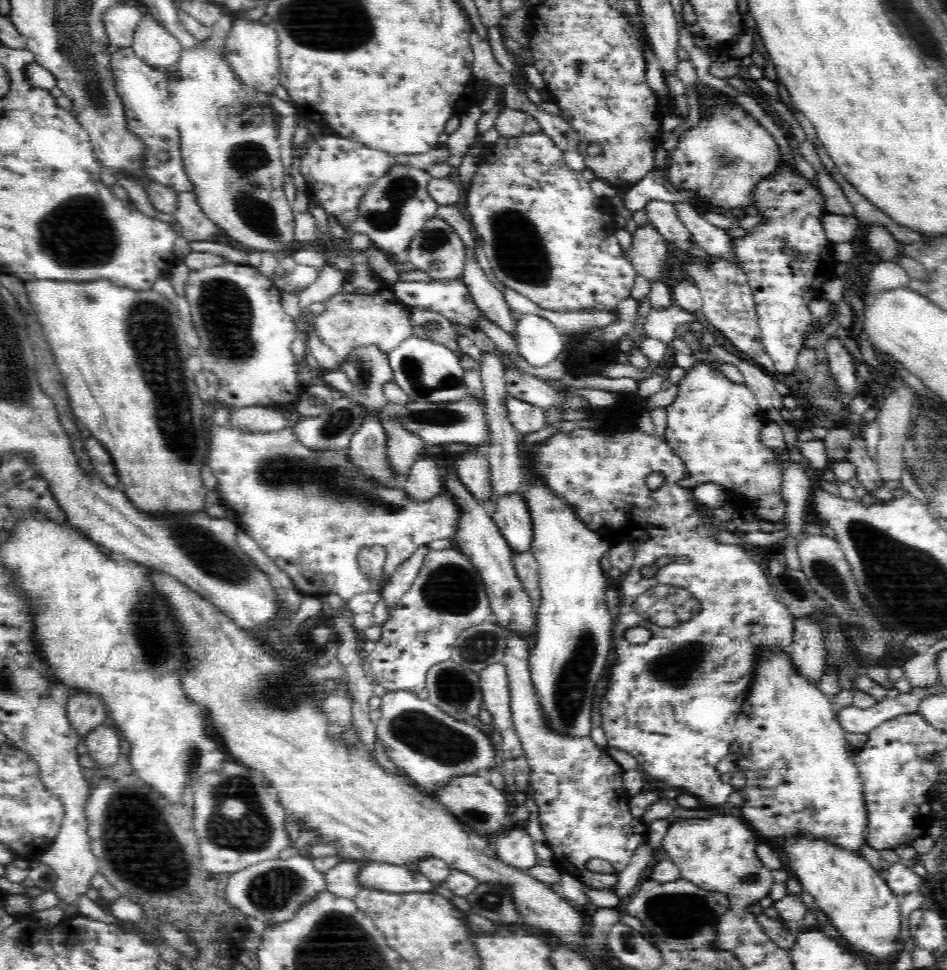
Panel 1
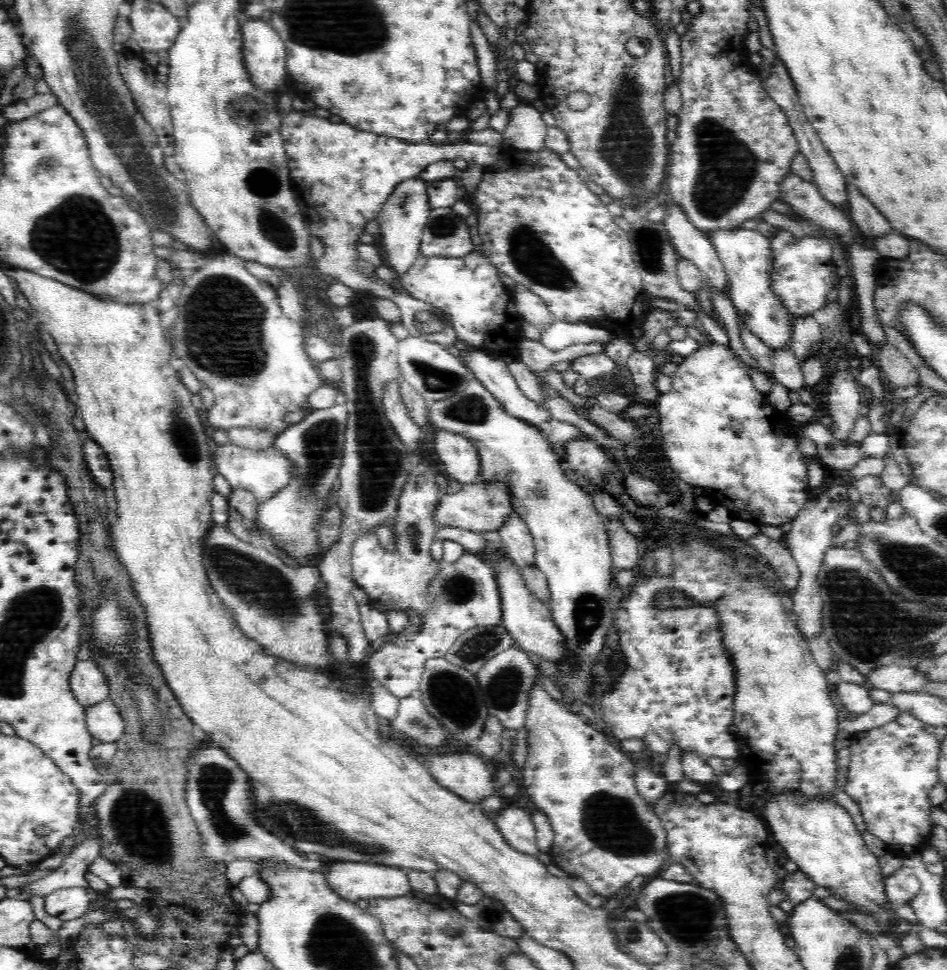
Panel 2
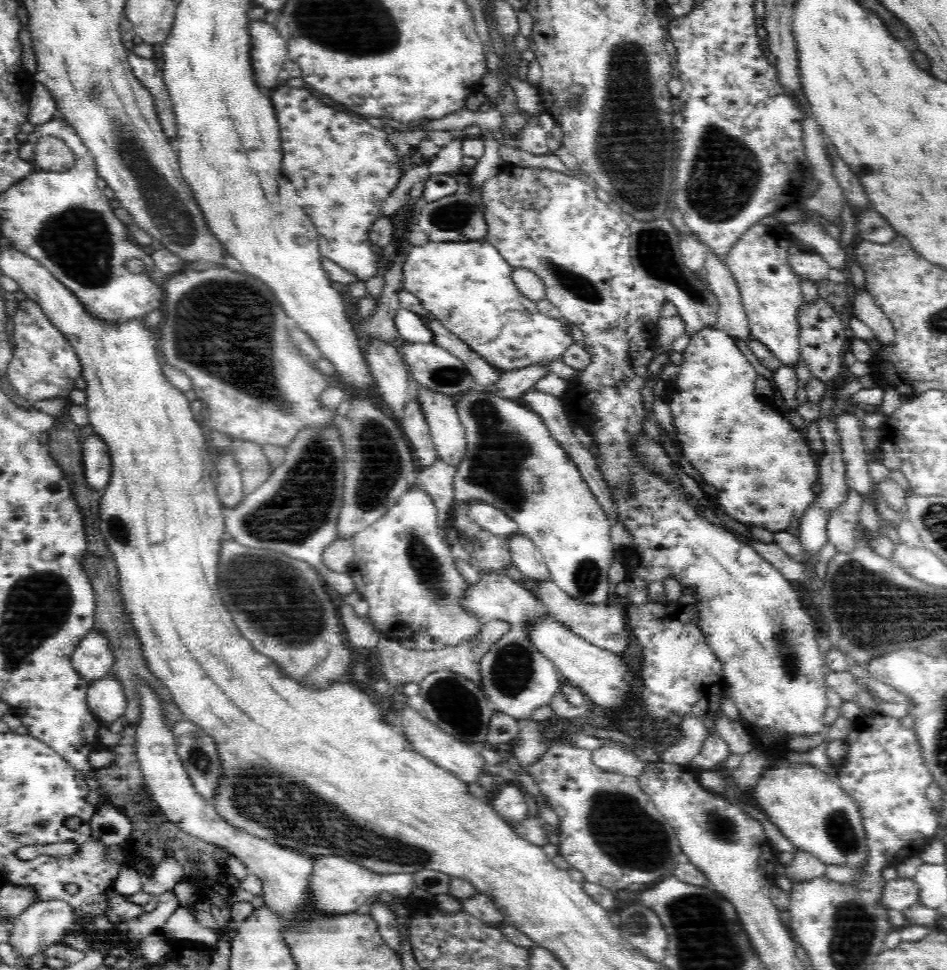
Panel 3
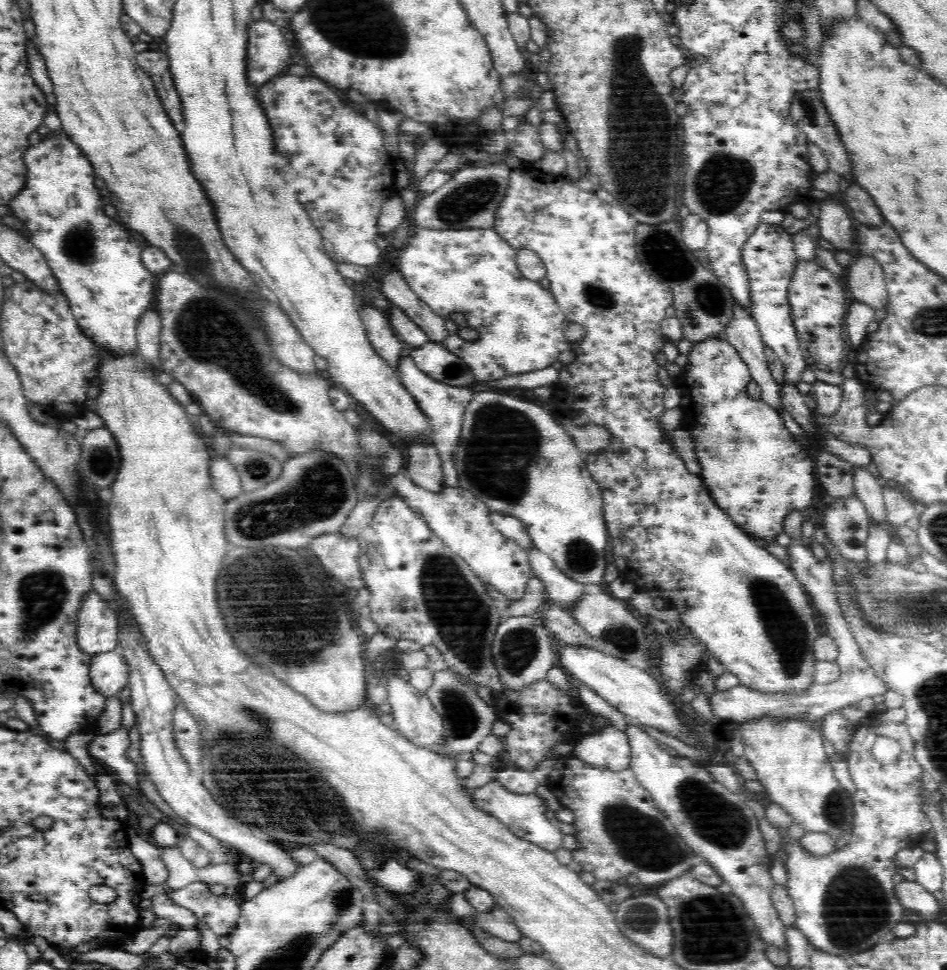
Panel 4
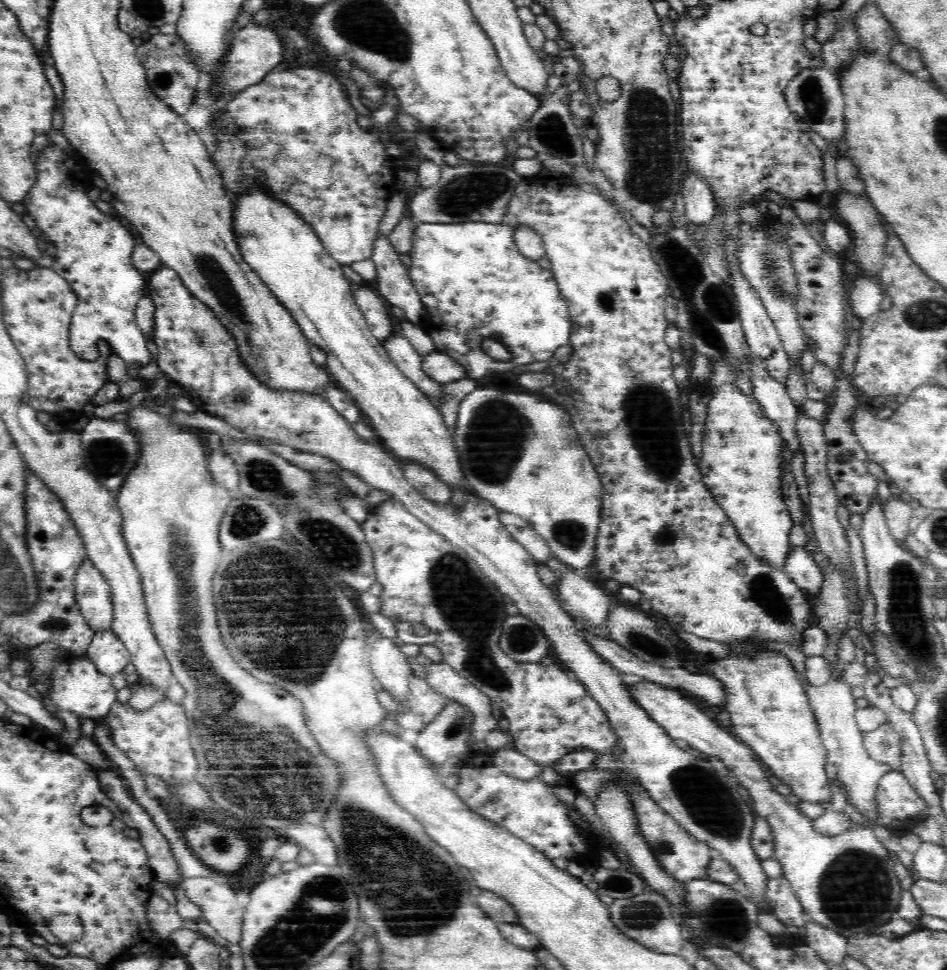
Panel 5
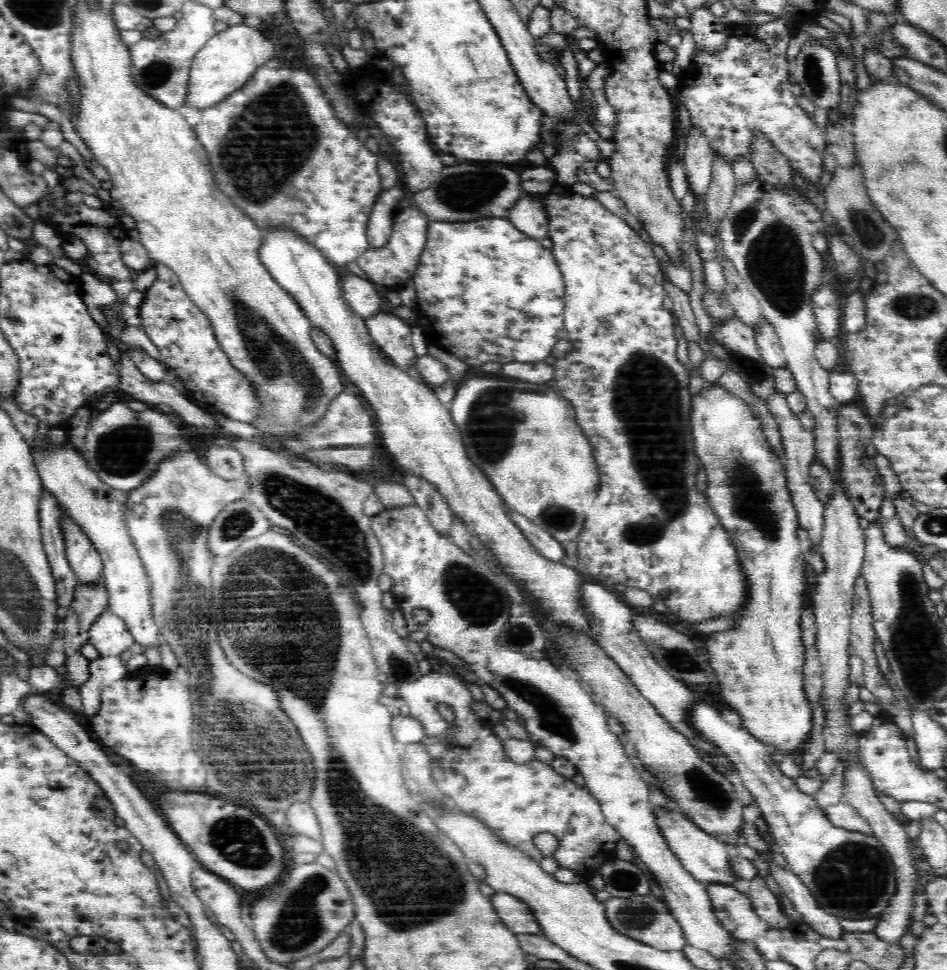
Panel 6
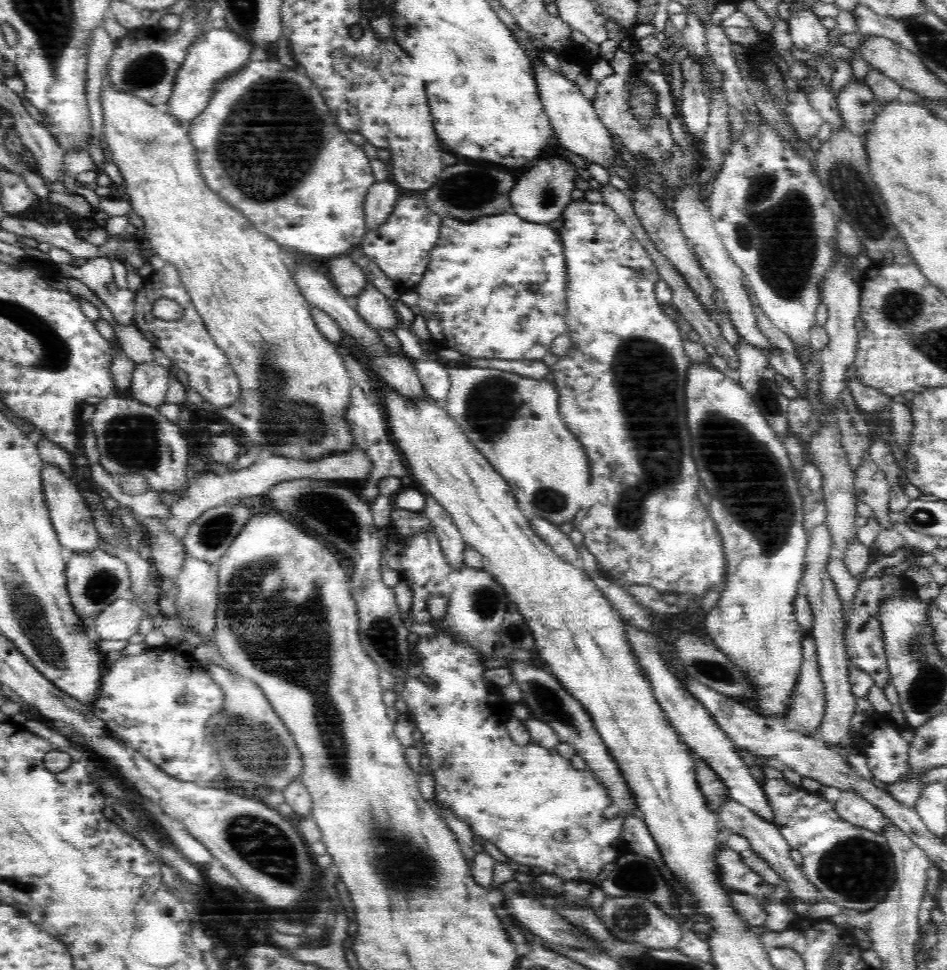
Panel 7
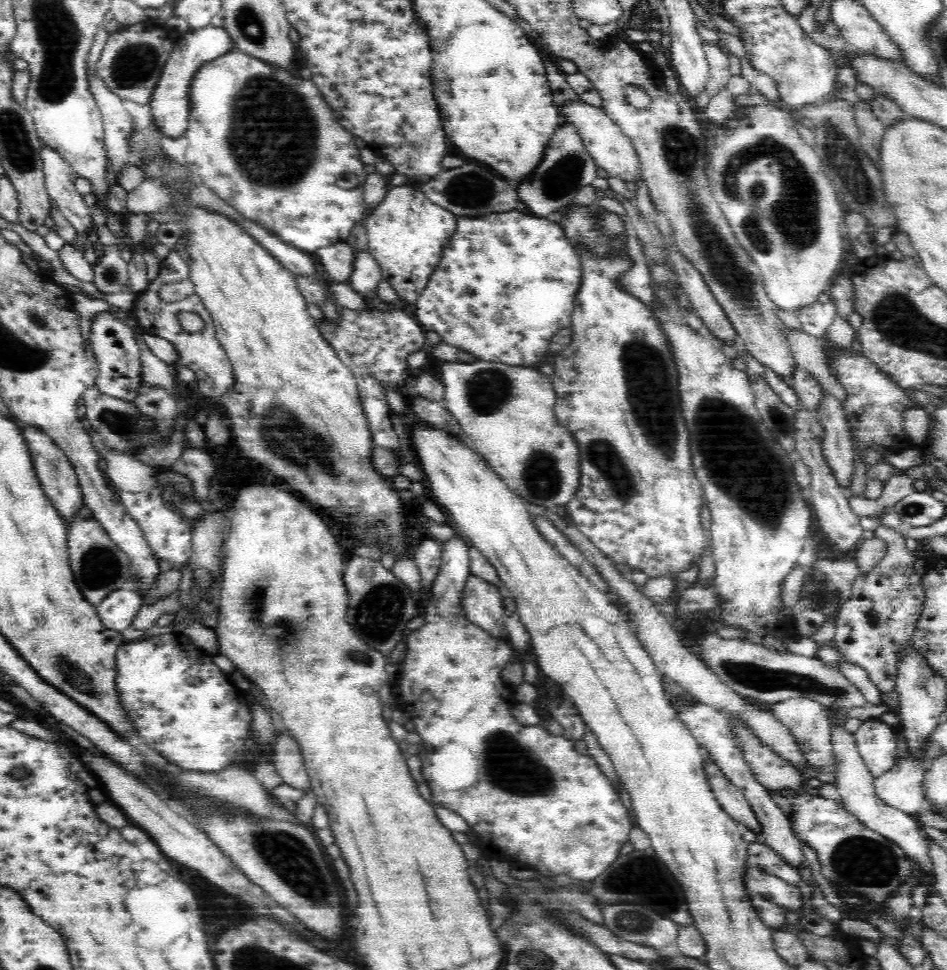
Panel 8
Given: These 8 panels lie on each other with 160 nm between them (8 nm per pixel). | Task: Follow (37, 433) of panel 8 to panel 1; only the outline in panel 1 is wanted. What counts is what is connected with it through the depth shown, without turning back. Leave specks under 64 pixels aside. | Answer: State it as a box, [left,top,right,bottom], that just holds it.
[67,690,107,736]

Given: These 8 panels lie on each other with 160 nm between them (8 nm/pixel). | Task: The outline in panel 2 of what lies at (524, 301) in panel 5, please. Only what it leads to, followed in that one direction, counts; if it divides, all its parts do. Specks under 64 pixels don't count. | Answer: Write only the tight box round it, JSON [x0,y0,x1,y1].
[400,251,613,356]

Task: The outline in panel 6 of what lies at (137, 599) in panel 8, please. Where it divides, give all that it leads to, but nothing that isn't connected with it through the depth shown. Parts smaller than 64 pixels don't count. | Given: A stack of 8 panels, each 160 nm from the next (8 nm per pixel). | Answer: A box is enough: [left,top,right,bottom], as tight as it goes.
[88,609,134,657]

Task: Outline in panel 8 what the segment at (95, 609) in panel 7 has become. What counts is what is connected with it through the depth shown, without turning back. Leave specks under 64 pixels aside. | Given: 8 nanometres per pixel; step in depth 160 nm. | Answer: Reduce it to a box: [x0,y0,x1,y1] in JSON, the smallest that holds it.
[67,515,130,606]

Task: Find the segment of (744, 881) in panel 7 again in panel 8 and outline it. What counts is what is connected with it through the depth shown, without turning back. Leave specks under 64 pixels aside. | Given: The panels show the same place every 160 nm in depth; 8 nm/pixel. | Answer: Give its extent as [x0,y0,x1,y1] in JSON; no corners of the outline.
[745,866,802,910]

